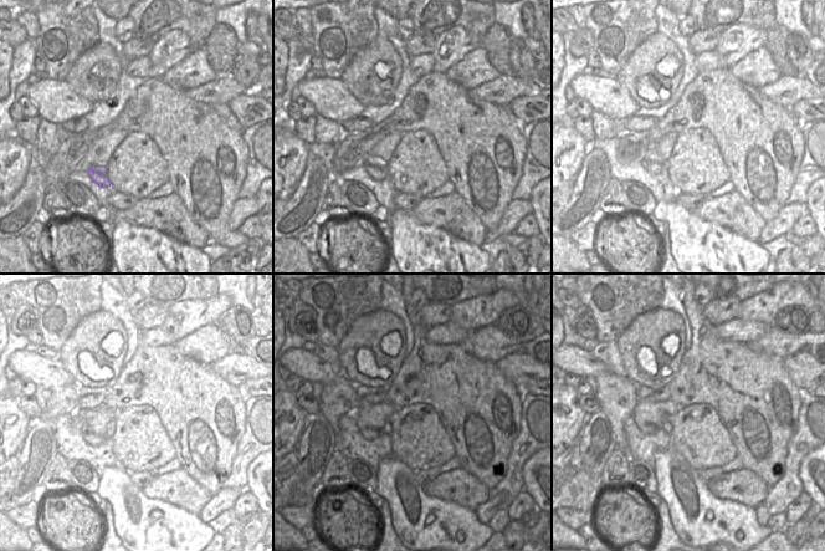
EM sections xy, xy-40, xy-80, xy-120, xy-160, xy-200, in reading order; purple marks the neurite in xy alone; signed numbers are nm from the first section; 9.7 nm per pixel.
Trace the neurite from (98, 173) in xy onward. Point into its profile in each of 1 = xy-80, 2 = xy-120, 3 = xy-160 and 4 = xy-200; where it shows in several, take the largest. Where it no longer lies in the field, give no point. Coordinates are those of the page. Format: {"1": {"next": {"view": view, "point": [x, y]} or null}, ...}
{"1": {"next": {"view": "xy-80", "point": [652, 162]}}, "2": {"next": {"view": "xy-120", "point": [95, 422]}}, "3": {"next": {"view": "xy-160", "point": [370, 422]}}, "4": {"next": {"view": "xy-200", "point": [647, 419]}}}

